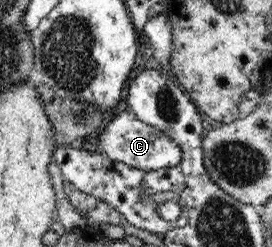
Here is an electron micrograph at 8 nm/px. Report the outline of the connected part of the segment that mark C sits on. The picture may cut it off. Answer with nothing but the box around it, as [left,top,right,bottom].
[95,110,183,173]

